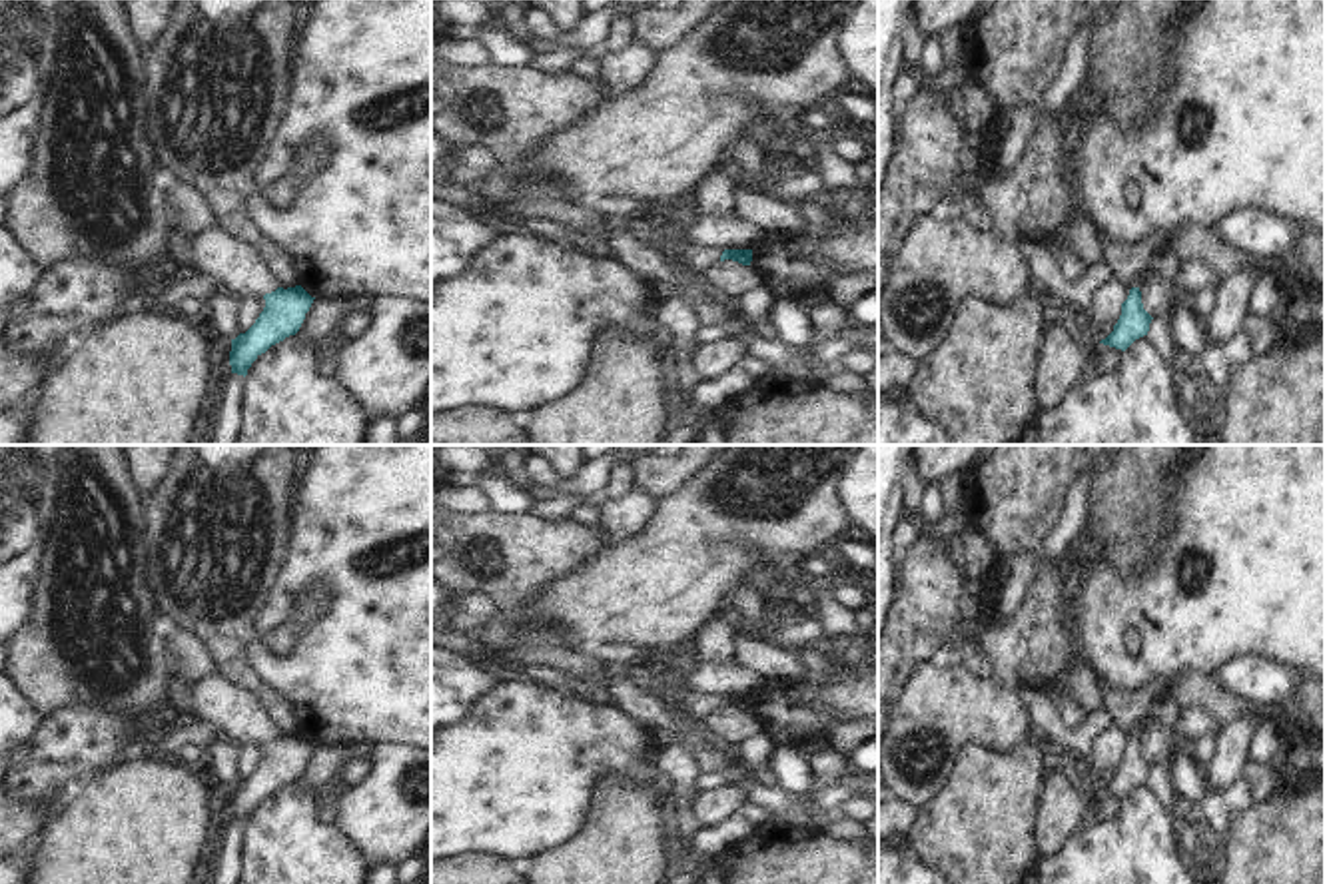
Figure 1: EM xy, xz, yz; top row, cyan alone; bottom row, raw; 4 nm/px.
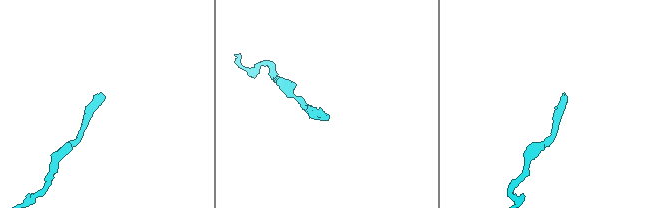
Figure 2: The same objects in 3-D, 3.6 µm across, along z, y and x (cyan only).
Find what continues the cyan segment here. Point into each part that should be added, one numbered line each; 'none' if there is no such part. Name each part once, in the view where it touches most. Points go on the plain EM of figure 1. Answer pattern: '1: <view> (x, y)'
1: xy (236, 715).

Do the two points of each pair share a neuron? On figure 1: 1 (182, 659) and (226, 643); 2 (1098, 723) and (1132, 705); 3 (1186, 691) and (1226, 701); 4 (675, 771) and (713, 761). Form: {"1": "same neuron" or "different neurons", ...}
{"1": "different neurons", "2": "different neurons", "3": "same neuron", "4": "different neurons"}

